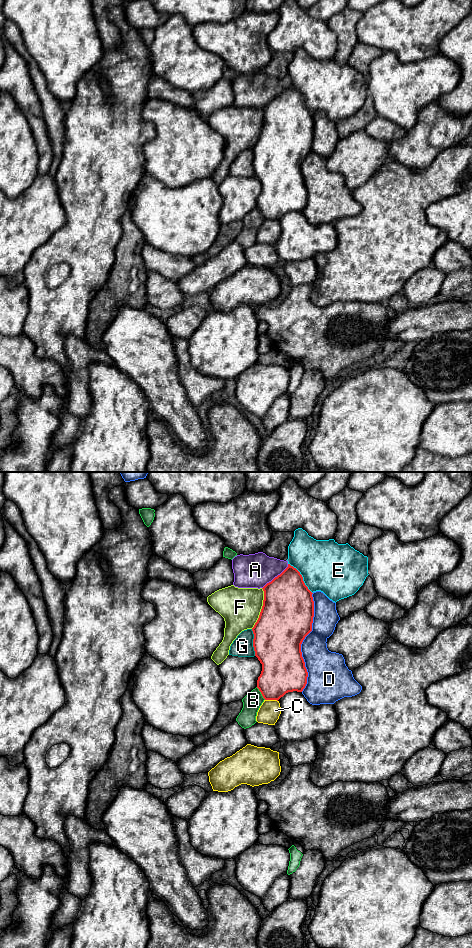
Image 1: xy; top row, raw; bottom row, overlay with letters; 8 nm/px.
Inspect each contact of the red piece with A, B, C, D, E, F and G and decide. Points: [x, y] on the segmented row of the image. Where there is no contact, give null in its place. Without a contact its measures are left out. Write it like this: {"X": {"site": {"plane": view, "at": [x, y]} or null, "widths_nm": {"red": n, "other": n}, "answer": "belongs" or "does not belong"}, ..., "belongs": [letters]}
{"A": {"site": {"plane": "xy", "at": [275, 577]}, "widths_nm": {"red": 400, "other": 280}, "answer": "does not belong"}, "B": {"site": {"plane": "xy", "at": [261, 693]}, "widths_nm": {"red": 340, "other": 150}, "answer": "does not belong"}, "C": {"site": {"plane": "xy", "at": [271, 699]}, "widths_nm": {"red": 340, "other": 170}, "answer": "does not belong"}, "D": {"site": {"plane": "xy", "at": [302, 641]}, "widths_nm": {"red": 420, "other": 260}, "answer": "does not belong"}, "E": {"site": {"plane": "xy", "at": [302, 577]}, "widths_nm": {"red": 400, "other": 420}, "answer": "does not belong"}, "F": {"site": {"plane": "xy", "at": [262, 608]}, "widths_nm": {"red": 420, "other": 320}, "answer": "does not belong"}, "G": {"site": {"plane": "xy", "at": [253, 642]}, "widths_nm": {"red": 400, "other": 170}, "answer": "does not belong"}, "belongs": []}

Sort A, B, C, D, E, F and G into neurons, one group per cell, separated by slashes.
A / B / C / D / E / F / G

